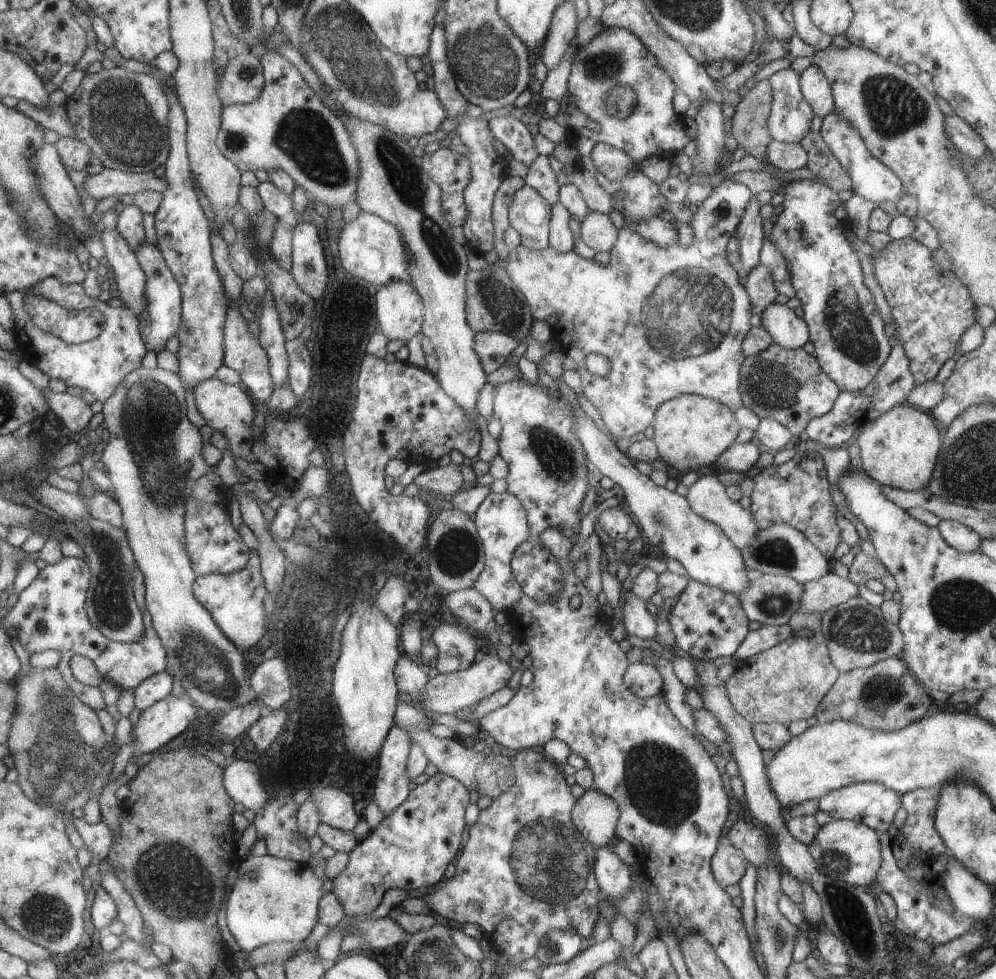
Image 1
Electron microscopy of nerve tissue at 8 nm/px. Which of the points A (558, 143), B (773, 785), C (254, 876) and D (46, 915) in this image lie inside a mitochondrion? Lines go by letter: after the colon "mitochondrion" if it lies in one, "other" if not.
A: other
B: other
C: mitochondrion
D: mitochondrion

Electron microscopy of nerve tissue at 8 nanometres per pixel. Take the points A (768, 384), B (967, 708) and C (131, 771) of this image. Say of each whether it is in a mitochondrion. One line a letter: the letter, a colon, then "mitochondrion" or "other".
A: mitochondrion
B: other
C: other

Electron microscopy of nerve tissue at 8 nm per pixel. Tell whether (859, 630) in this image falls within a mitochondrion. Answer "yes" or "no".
yes

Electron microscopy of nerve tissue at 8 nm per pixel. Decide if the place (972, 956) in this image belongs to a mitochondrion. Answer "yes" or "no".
no

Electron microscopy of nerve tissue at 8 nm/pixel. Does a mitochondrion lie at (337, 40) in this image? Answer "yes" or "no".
yes

